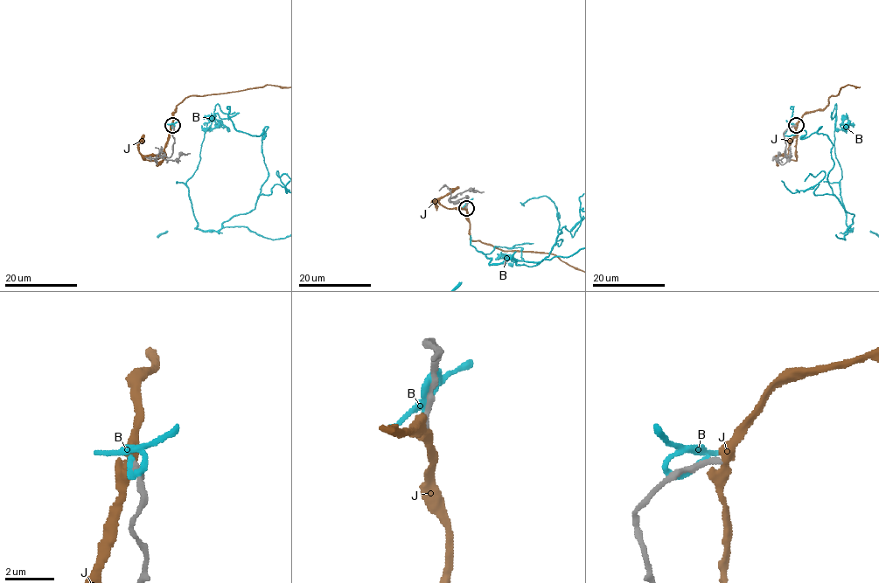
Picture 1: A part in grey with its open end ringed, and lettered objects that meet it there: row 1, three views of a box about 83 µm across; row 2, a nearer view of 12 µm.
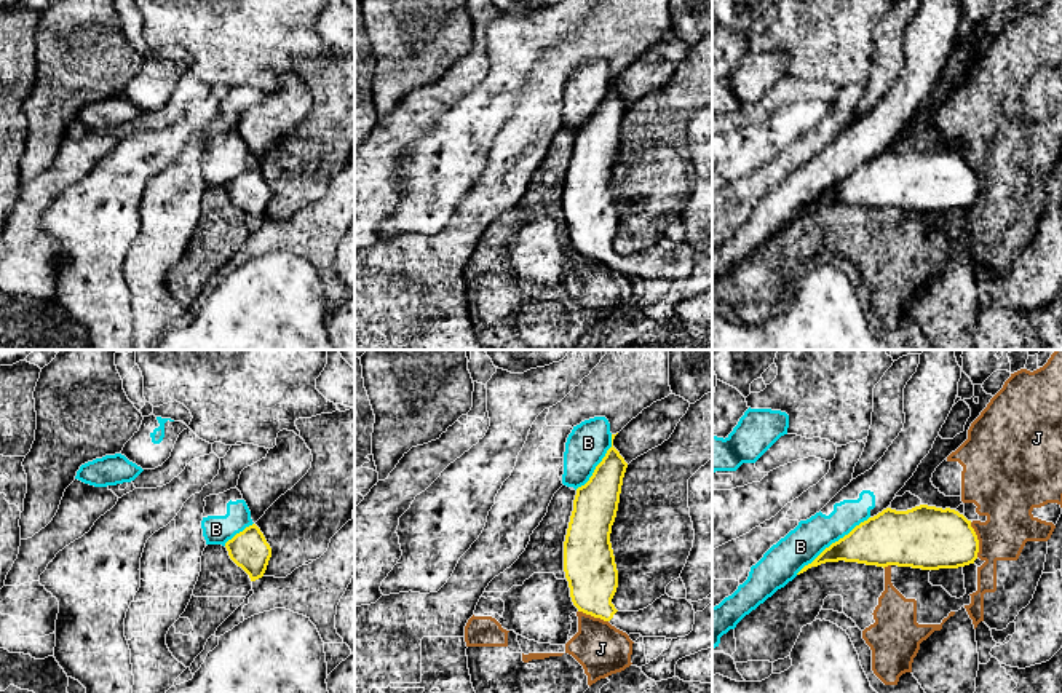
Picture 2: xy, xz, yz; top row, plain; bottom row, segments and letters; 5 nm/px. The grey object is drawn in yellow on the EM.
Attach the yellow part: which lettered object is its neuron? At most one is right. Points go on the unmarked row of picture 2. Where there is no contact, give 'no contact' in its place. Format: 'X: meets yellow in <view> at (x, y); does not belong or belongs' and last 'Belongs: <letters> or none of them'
B: meets yellow in yz at (832, 186); does not belong
J: meets yellow in yz at (978, 182); does not belong
Belongs: none of them

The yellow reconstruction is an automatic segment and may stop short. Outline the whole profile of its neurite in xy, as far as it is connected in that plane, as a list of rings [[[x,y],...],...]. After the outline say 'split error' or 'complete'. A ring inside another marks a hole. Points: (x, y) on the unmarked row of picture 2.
[[[252,166],[225,185],[230,201],[256,224],[264,219],[271,190],[260,171]]]; complete

